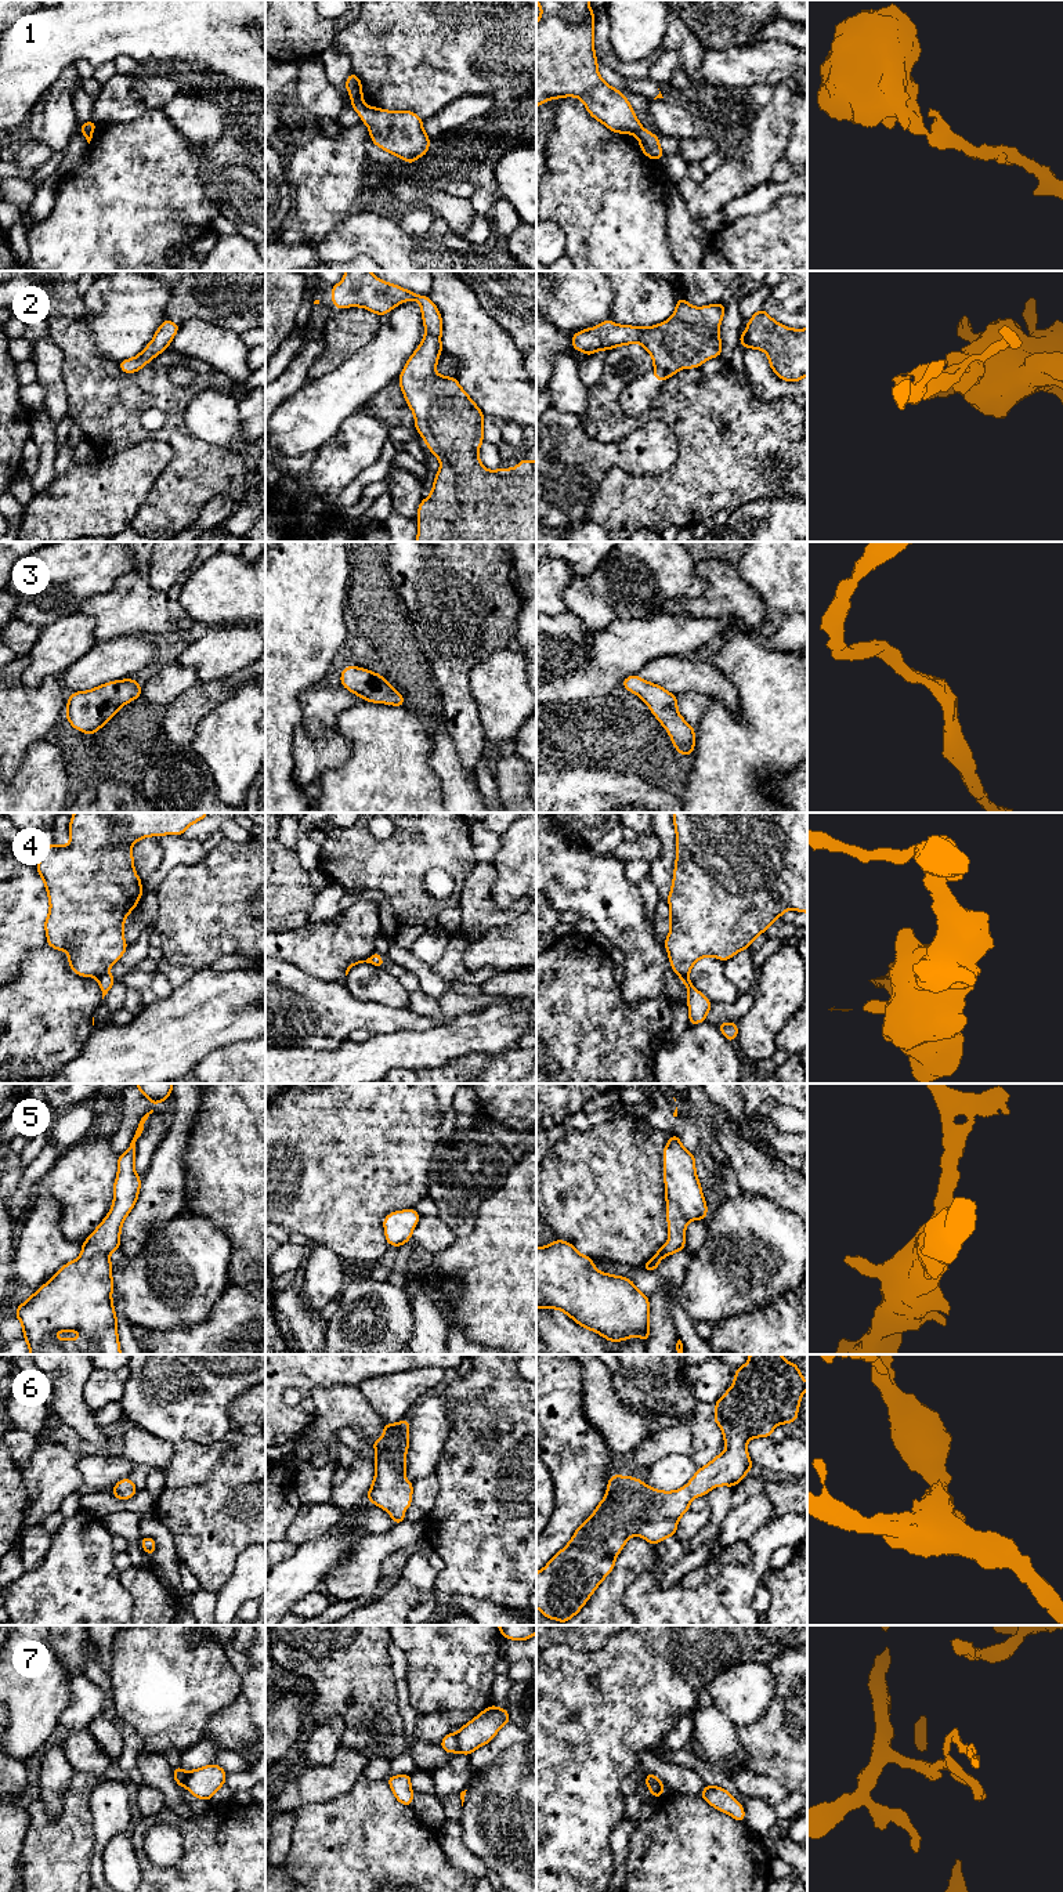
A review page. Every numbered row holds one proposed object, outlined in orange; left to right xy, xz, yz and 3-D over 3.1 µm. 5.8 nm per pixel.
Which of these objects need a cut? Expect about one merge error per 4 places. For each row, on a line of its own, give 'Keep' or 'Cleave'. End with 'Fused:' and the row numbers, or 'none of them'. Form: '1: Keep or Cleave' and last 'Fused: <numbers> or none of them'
1: Cleave
2: Keep
3: Keep
4: Cleave
5: Keep
6: Keep
7: Cleave
Fused: 1, 4, 7

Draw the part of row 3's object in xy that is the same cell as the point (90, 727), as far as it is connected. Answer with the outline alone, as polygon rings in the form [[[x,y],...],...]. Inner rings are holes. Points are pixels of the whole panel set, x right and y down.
[[[135,679],[116,680],[88,691],[72,692],[65,716],[75,730],[93,735],[141,692],[142,687]]]

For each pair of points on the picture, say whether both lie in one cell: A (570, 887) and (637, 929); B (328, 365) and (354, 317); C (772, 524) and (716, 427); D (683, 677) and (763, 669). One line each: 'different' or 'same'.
A: same
B: same
C: different
D: different

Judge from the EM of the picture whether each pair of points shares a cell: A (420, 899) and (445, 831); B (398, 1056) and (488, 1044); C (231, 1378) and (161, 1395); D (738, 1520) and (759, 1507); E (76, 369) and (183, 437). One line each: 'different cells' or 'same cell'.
A: same cell
B: same cell
C: same cell
D: same cell
E: same cell

